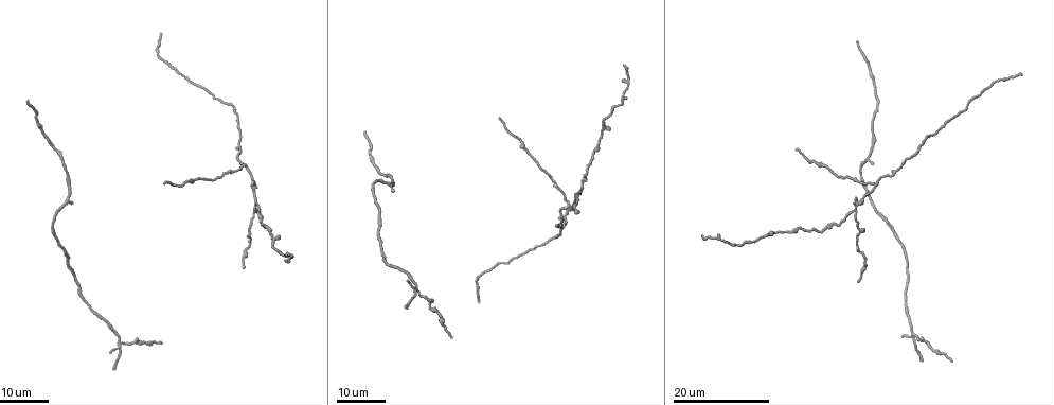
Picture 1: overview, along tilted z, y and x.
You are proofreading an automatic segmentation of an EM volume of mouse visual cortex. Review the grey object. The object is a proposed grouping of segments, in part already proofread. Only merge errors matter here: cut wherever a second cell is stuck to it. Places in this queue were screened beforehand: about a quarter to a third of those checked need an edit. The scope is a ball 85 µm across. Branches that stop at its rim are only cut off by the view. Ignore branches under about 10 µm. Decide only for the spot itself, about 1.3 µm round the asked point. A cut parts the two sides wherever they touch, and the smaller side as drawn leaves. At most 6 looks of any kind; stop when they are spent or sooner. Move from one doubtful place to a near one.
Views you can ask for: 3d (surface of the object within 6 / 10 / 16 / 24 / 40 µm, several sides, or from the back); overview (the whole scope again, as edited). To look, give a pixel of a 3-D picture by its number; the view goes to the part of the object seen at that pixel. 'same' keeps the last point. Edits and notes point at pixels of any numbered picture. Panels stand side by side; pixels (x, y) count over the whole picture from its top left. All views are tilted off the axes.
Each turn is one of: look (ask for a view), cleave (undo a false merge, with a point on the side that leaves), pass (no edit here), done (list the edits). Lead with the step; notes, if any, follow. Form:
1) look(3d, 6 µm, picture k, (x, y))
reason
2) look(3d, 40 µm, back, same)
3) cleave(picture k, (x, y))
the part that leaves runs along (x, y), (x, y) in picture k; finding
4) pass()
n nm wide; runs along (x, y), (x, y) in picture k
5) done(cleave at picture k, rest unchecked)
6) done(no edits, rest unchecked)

look(3d, 24 µm, picture 1, (601, 131))
three arms meet

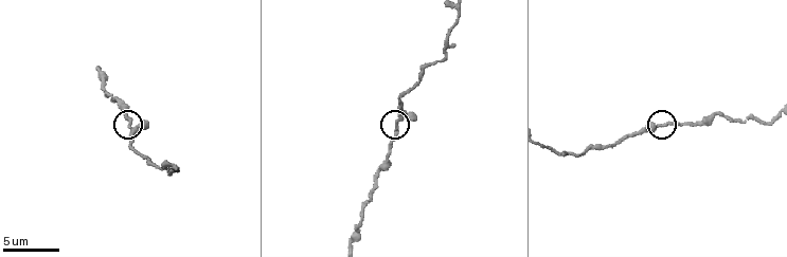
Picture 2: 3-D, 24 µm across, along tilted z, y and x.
look(3d, 10 µm, picture 2, (396, 122))

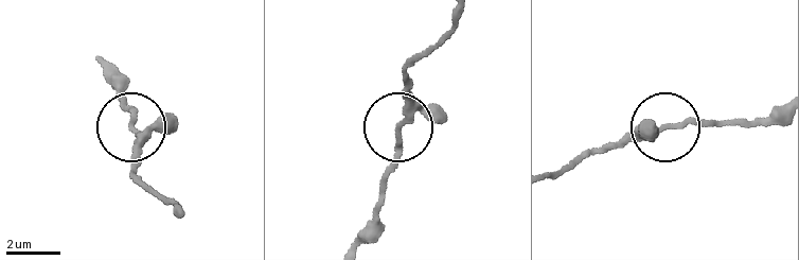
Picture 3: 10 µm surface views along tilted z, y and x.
pass()
runs along (780, 107), (758, 119), (680, 124), (607, 143) in picture 3; one cell here

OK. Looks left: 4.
look(3d, 16 µm, picture 1, (852, 210))
three-way junction

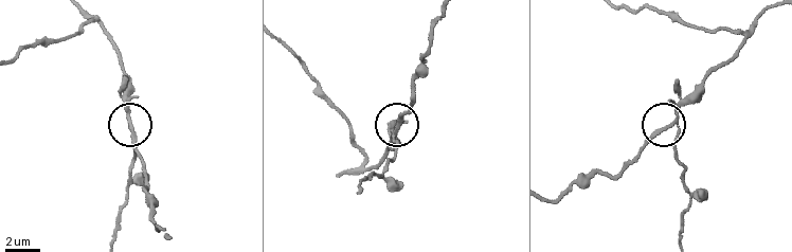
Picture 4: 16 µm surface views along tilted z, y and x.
look(3d, 6 µm, picture 4, (673, 125))
zoom in

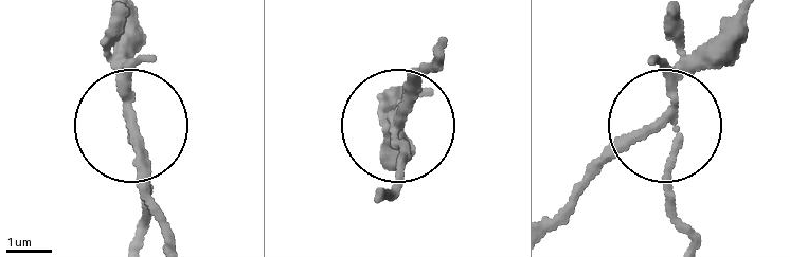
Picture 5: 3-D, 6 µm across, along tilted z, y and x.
look(3d, 6 µm, back, picture 5, (129, 124))

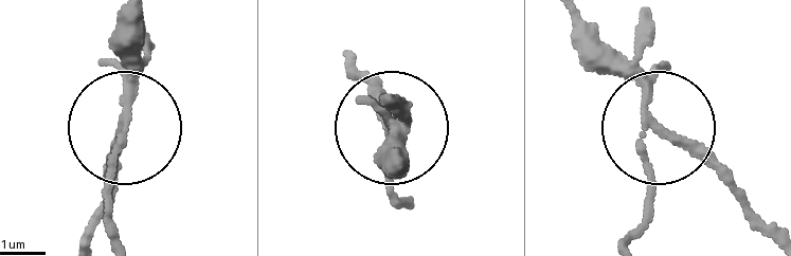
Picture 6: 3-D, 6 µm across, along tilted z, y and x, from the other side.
cleave(picture 6, (113, 162))
the part that leaves runs along (128, 99), (128, 139), (106, 193), (114, 238) in picture 6; a second cell is stuck on

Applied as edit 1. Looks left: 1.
done(cleave at picture 6, rest unchecked)

